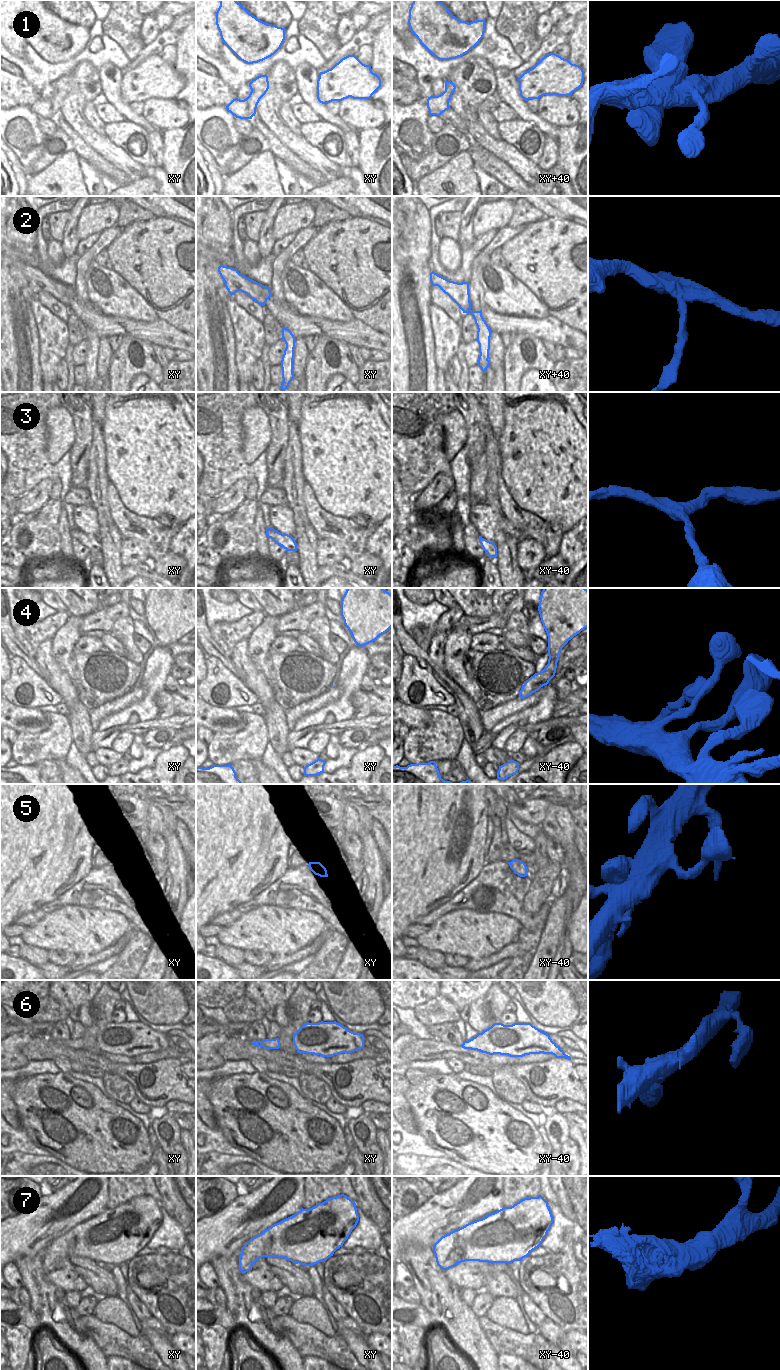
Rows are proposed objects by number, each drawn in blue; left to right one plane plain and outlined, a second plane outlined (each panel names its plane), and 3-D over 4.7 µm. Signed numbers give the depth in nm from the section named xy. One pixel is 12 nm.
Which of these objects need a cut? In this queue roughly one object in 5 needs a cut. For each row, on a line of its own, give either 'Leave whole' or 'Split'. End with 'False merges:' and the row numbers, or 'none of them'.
1: Leave whole
2: Split
3: Leave whole
4: Leave whole
5: Leave whole
6: Leave whole
7: Leave whole
False merges: 2.

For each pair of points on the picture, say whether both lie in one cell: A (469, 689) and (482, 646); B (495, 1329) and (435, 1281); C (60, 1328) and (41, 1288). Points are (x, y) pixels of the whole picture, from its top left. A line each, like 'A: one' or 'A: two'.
A: two
B: two
C: one

